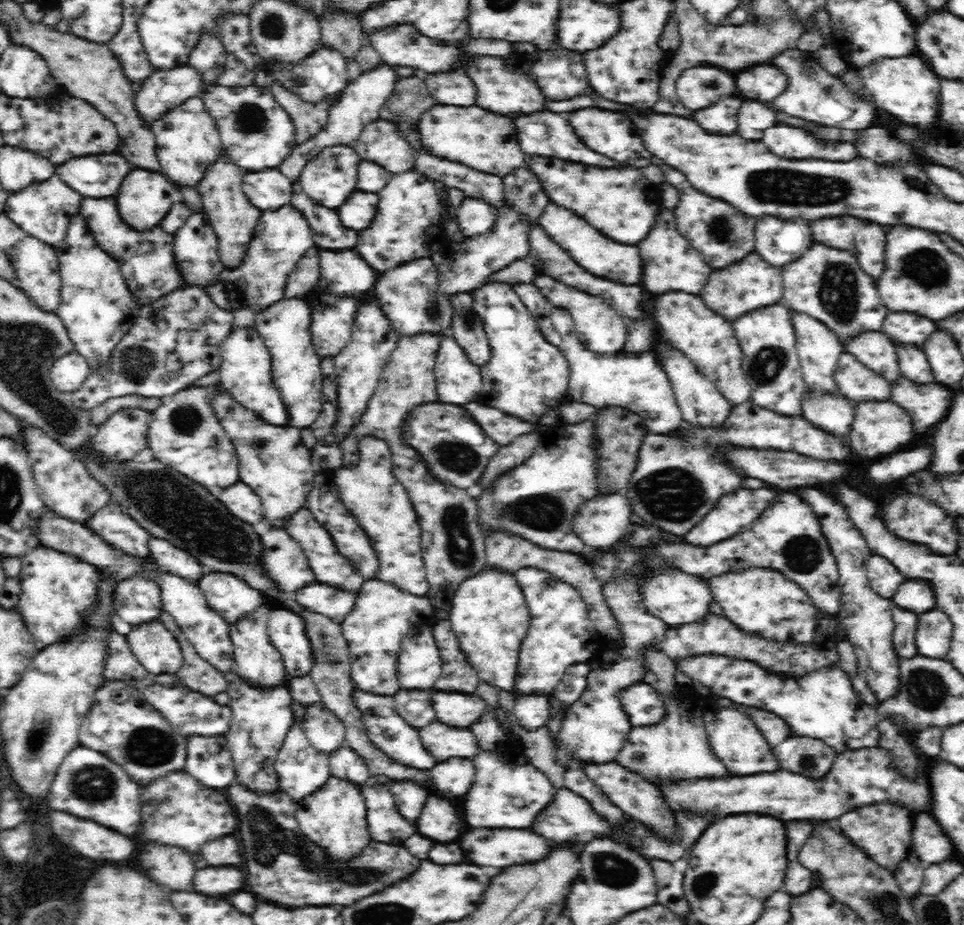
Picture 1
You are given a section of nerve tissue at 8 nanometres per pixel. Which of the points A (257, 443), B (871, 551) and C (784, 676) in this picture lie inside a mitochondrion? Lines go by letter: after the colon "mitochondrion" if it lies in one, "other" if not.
A: mitochondrion
B: other
C: other

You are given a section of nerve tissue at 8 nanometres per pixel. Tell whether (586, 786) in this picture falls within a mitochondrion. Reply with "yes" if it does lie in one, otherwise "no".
no

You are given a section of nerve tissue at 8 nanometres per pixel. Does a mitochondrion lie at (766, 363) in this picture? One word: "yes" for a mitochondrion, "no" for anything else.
yes

